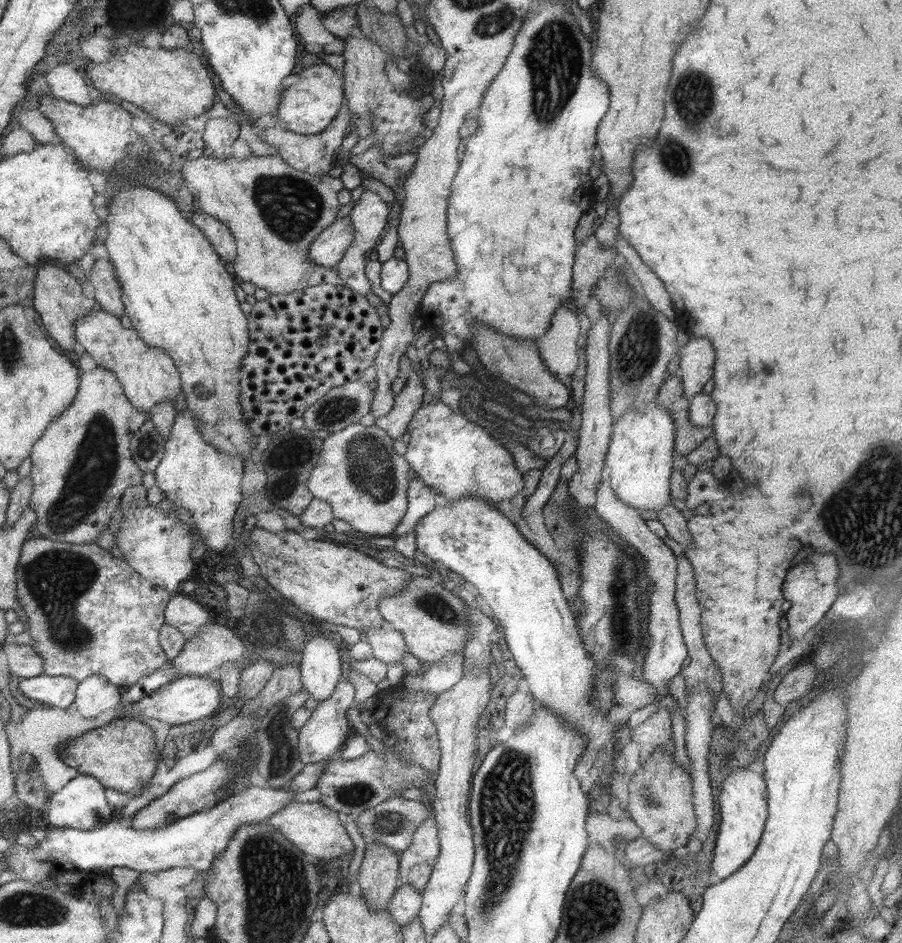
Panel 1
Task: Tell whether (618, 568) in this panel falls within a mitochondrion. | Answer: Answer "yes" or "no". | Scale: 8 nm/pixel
yes

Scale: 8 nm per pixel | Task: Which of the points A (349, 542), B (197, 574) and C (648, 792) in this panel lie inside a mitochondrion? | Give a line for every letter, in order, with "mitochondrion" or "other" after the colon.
A: other
B: other
C: mitochondrion

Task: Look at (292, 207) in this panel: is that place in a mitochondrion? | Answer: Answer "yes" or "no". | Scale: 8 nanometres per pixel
yes

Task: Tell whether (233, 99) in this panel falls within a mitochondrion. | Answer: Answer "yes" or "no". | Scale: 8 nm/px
no

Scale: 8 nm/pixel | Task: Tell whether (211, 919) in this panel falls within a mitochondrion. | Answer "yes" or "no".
no

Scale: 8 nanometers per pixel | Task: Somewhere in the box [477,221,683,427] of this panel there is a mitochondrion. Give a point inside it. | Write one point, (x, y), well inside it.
(638, 347)

